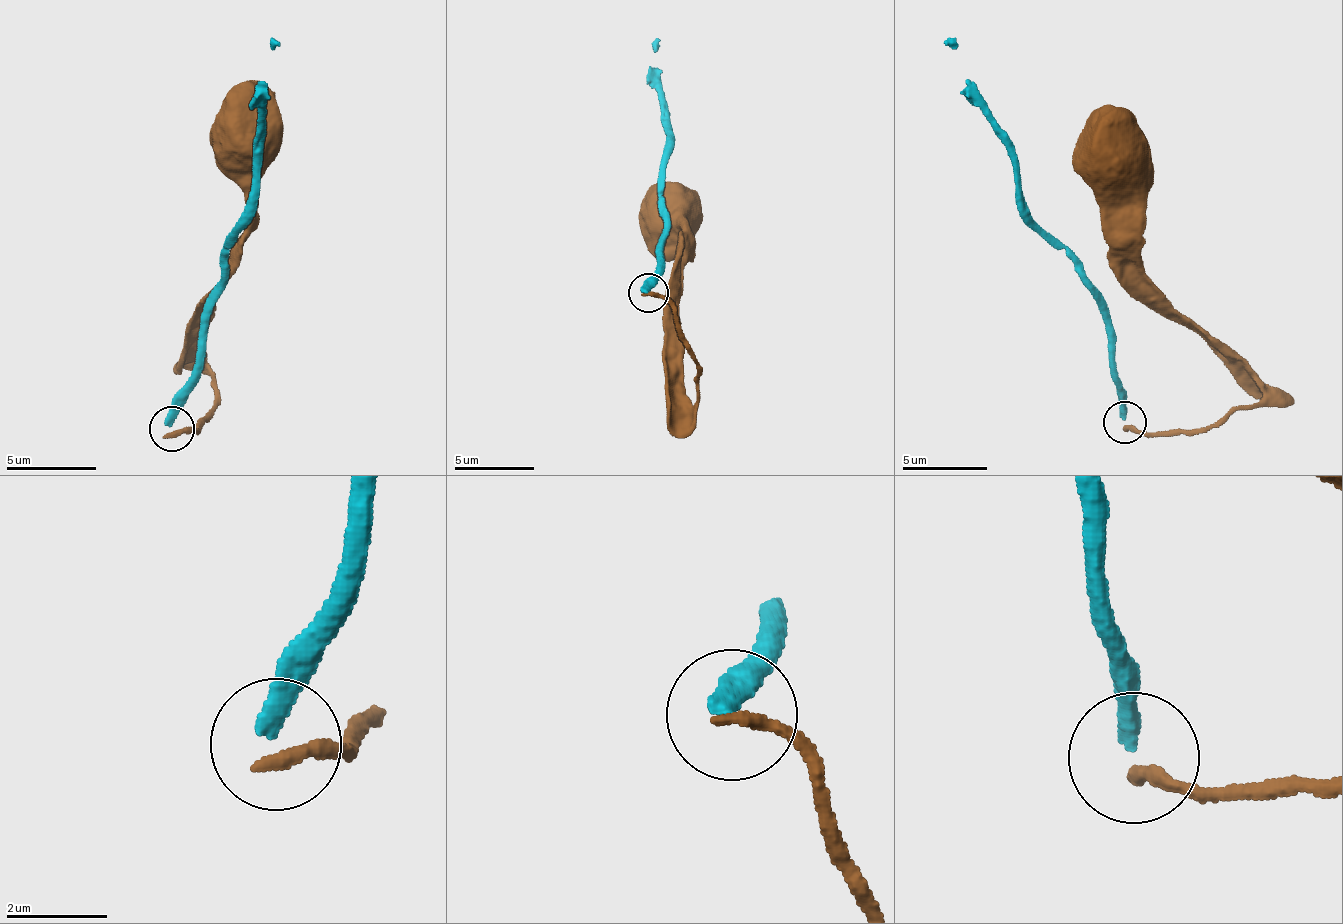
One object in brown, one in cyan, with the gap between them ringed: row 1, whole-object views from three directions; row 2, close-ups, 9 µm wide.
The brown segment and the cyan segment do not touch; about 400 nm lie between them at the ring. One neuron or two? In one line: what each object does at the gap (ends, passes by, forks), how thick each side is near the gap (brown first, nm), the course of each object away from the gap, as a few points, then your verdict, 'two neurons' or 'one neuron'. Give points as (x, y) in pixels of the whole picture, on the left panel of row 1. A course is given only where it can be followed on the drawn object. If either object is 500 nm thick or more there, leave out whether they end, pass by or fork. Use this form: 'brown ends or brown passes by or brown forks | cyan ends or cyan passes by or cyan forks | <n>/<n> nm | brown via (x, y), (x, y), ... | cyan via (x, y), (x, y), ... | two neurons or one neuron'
brown ends | cyan ends | 320/380 nm | brown via (170, 432), (195, 432), (215, 400), (203, 349), (251, 222), (252, 183), (217, 132), (227, 125), (246, 140) | cyan via (170, 427), (175, 393), (195, 368), (200, 311), (228, 231), (255, 193), (264, 81), (277, 41) | two neurons

